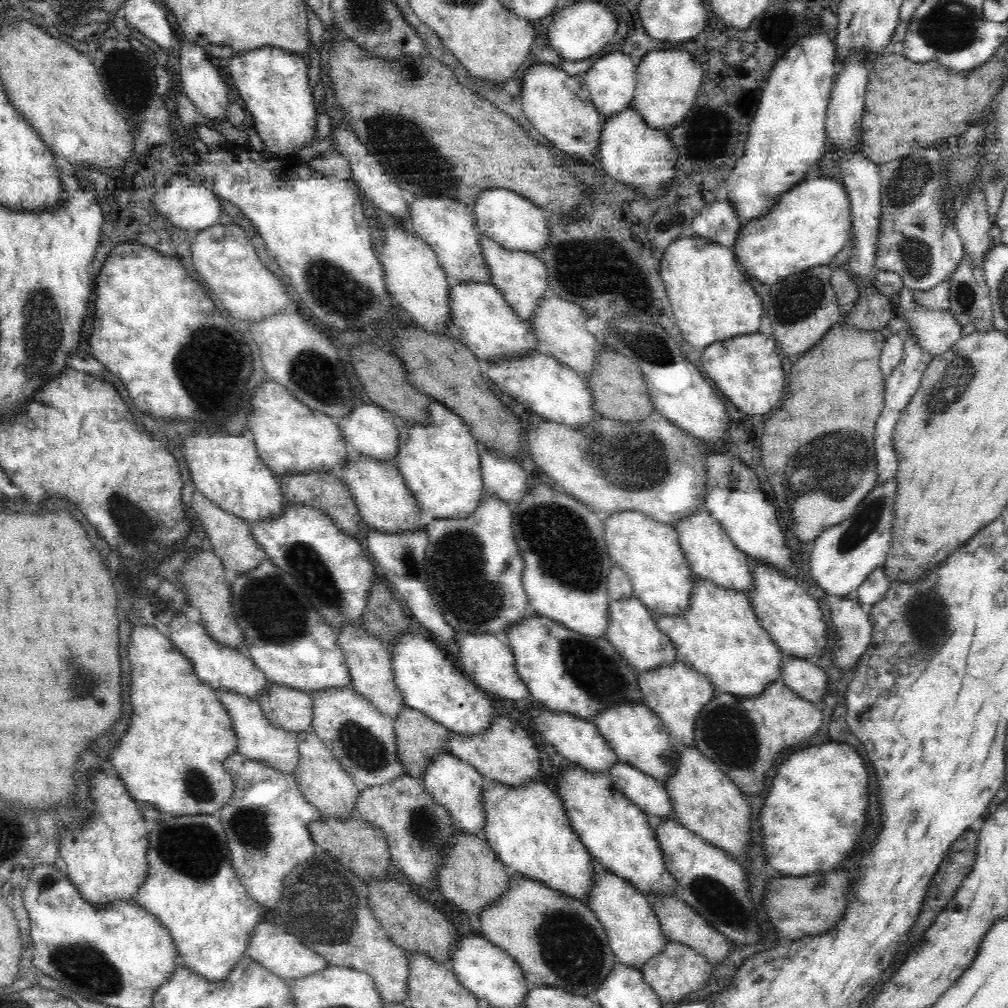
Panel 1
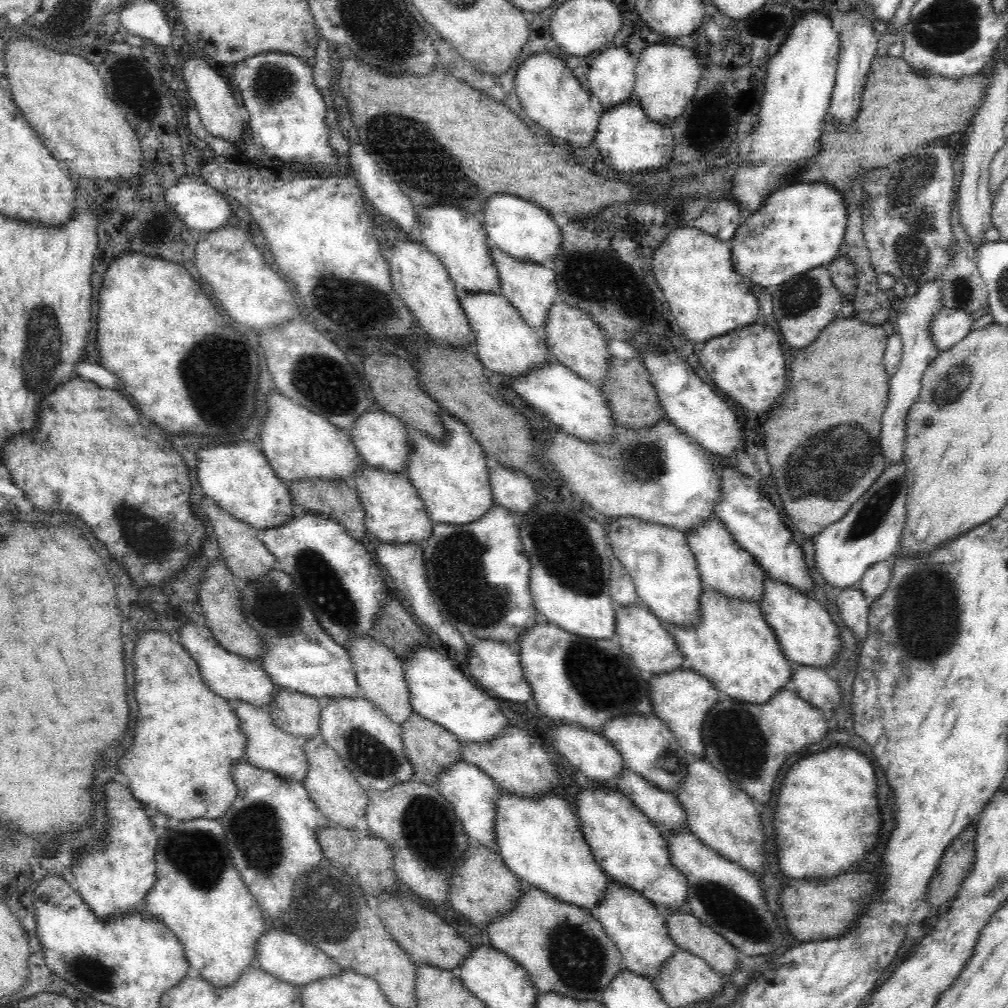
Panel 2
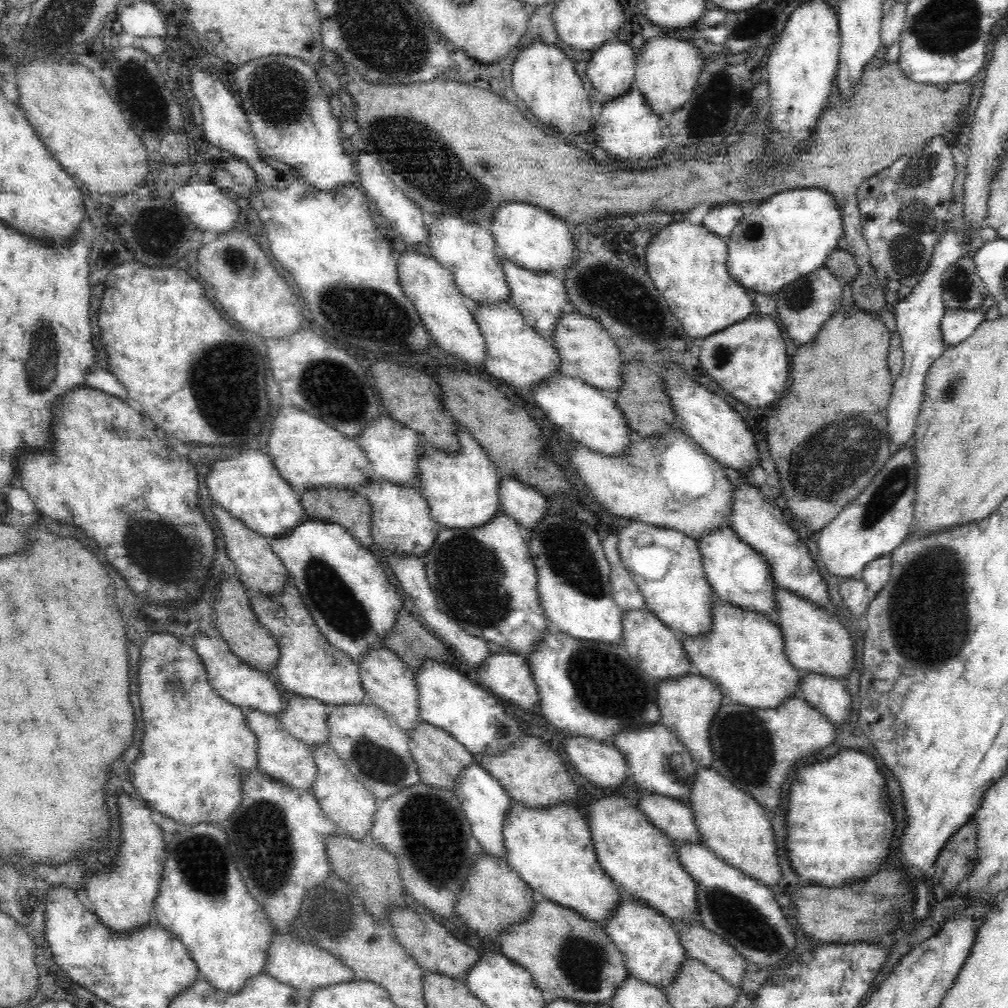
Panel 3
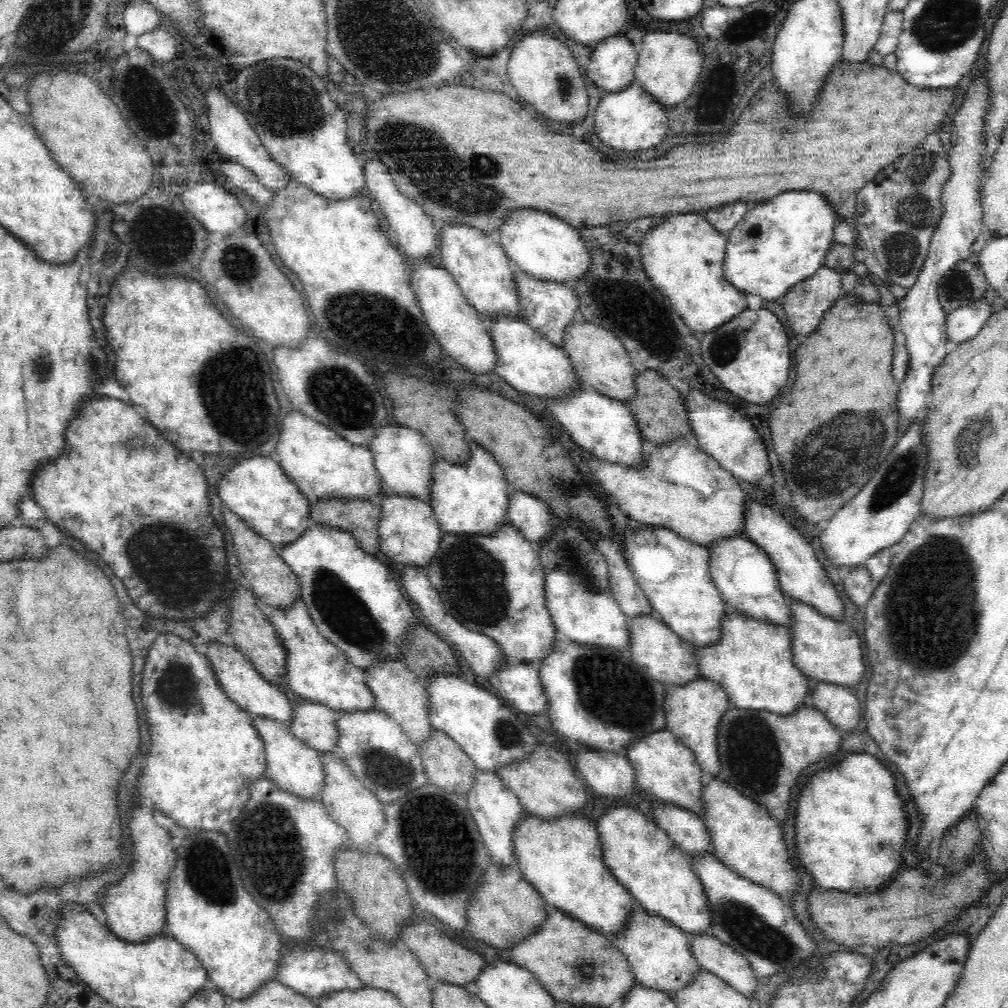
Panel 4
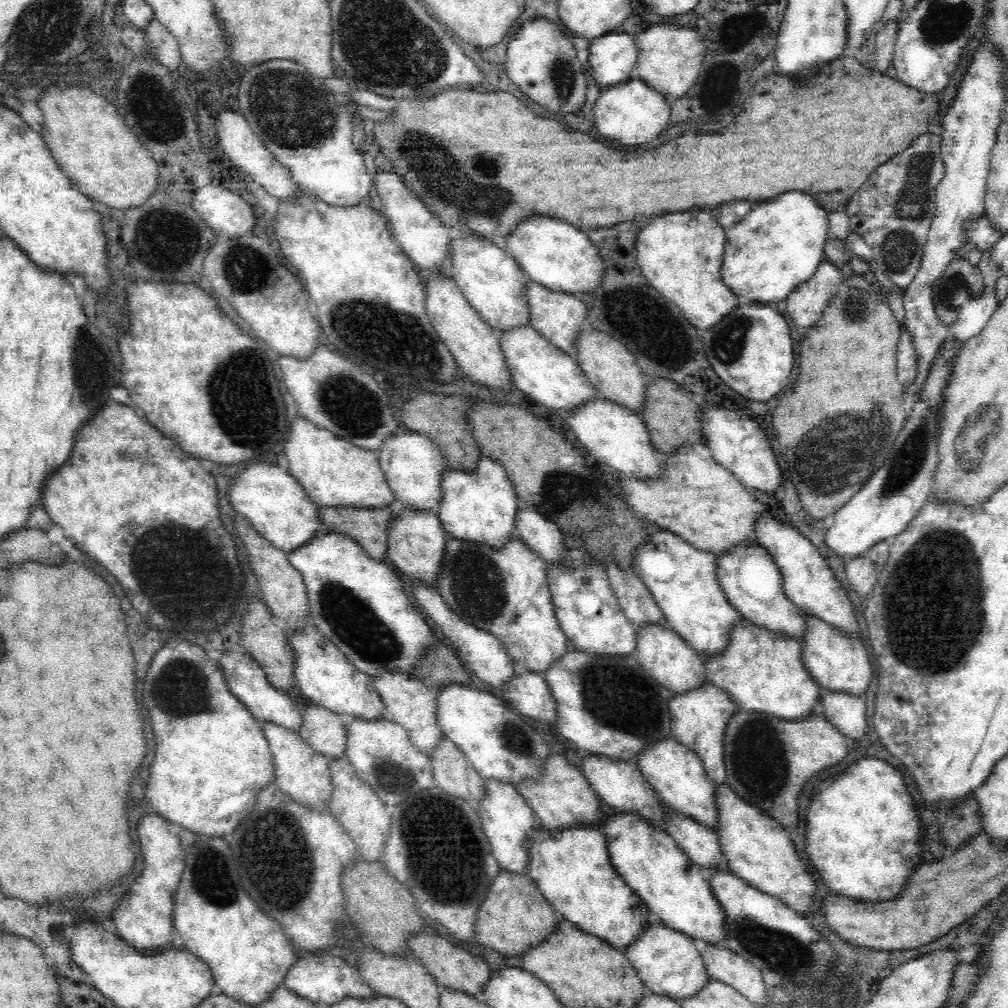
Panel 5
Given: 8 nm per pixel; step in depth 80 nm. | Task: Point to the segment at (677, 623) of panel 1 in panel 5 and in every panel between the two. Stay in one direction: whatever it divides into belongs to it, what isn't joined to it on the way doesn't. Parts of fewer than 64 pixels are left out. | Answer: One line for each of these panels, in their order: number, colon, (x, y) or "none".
2: (730, 645)
3: (742, 653)
4: (753, 661)
5: (761, 671)

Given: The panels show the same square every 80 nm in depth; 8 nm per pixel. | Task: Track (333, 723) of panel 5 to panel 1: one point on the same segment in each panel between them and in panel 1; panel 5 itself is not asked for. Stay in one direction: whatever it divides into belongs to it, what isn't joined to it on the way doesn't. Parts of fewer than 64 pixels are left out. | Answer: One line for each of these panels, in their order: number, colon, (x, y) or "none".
1: (285, 707)
2: (295, 713)
3: (304, 718)
4: (314, 724)

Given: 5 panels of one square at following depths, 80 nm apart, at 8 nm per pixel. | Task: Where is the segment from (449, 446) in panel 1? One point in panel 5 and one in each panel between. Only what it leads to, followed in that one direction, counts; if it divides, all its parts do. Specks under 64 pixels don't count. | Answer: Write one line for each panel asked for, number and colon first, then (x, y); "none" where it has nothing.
2: (449, 473)
3: (460, 487)
4: (472, 498)
5: (481, 507)

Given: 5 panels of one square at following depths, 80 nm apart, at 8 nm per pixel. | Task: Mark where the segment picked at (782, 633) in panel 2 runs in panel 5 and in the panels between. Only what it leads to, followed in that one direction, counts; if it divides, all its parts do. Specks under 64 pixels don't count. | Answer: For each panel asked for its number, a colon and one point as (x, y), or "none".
3: (815, 640)
4: (824, 650)
5: (839, 664)

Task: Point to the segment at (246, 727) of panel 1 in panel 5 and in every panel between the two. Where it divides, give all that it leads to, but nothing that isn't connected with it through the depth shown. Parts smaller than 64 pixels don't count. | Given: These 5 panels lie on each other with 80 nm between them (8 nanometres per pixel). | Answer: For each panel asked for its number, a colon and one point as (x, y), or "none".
2: (267, 746)
3: (278, 753)
4: (291, 764)
5: (299, 771)

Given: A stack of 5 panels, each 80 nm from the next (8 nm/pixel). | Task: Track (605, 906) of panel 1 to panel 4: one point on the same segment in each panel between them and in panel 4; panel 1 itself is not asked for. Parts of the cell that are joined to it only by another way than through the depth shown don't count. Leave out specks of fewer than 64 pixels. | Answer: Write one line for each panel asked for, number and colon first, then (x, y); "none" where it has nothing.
2: (636, 927)
3: (651, 951)
4: (660, 957)

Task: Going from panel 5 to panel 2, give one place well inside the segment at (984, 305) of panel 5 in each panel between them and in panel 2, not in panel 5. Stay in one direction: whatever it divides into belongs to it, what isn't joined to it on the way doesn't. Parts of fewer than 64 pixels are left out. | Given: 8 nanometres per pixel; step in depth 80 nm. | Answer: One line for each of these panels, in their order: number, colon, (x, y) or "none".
2: (946, 327)
3: (955, 325)
4: (962, 324)

